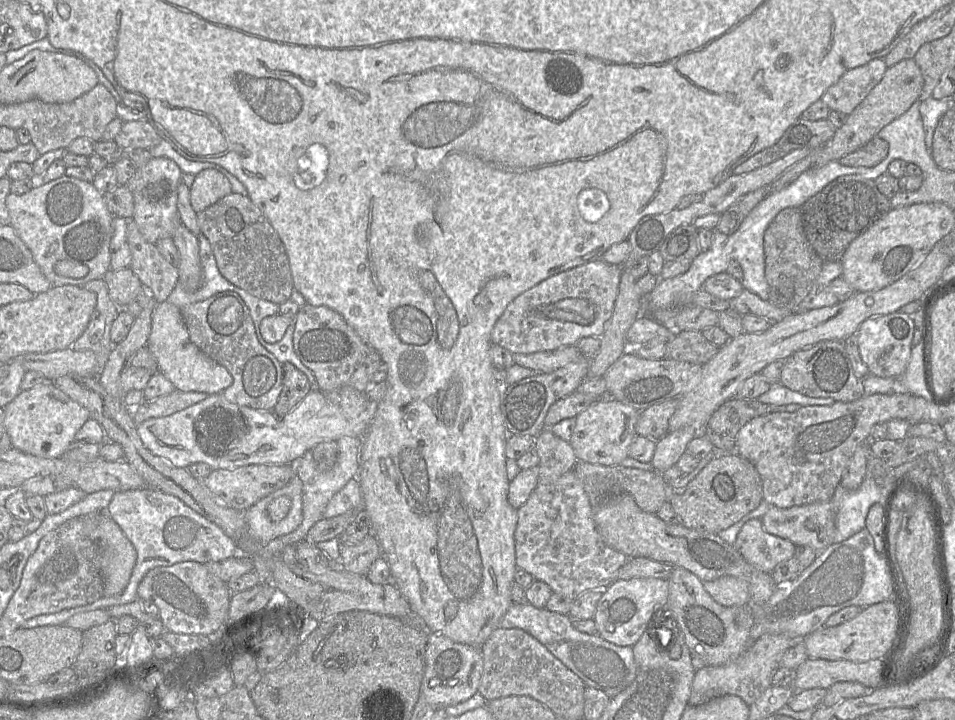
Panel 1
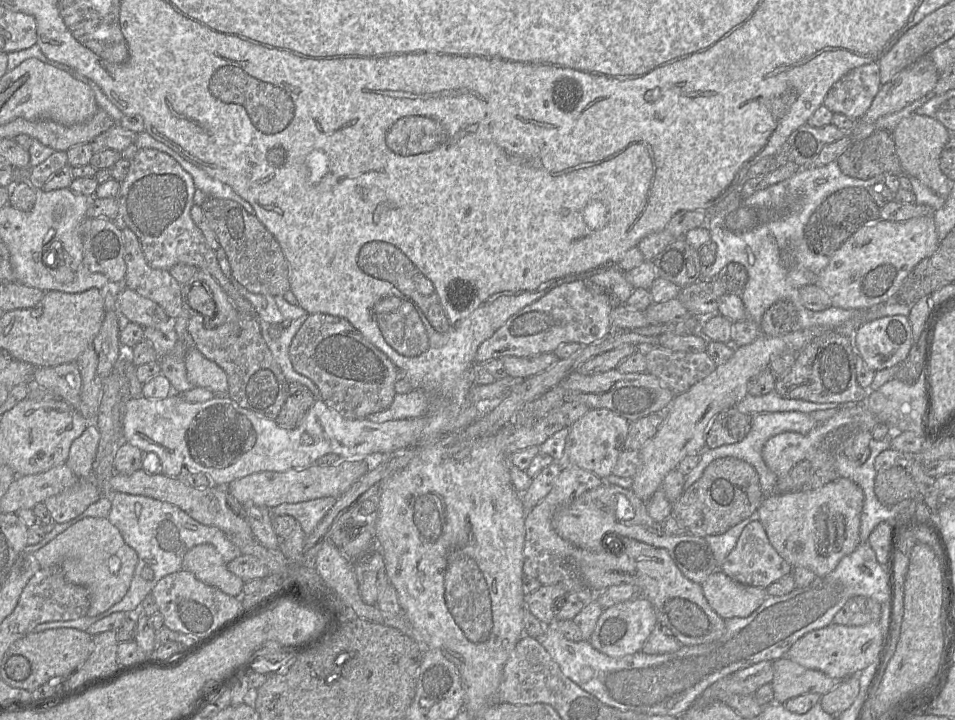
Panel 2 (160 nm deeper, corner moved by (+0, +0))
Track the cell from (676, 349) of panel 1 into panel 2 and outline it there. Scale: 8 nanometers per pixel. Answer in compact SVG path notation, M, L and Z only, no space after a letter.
M648 347L645 357L646 372L657 377L675 396L688 391L717 367L706 352L686 353Z

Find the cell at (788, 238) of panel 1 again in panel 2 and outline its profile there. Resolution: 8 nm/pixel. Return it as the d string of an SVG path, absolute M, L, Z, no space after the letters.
M785 300L775 302L763 314L760 322L761 335L784 336L798 327L797 311L792 303Z

